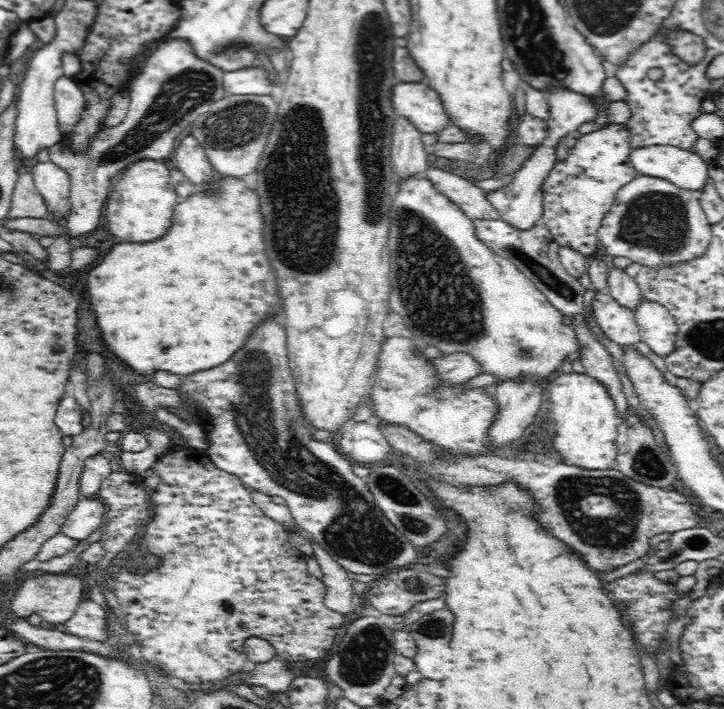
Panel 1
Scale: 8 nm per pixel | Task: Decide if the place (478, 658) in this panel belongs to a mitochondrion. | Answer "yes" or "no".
no

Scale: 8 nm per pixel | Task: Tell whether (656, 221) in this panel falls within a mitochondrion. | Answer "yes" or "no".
yes

